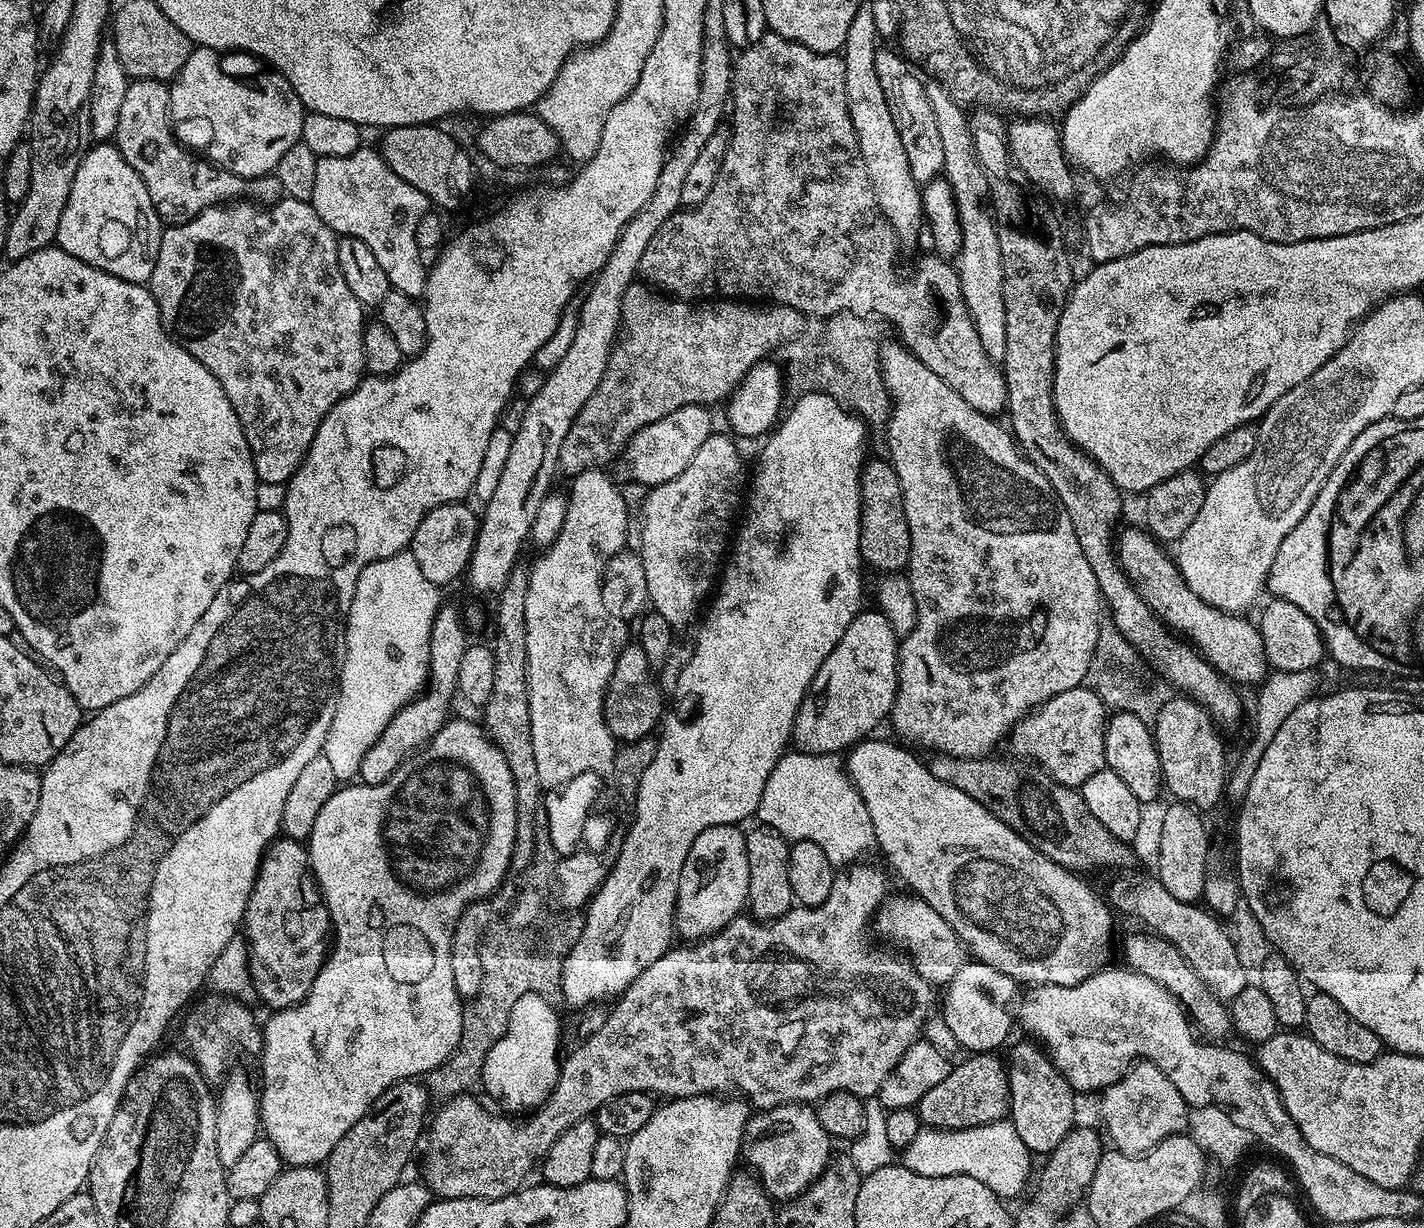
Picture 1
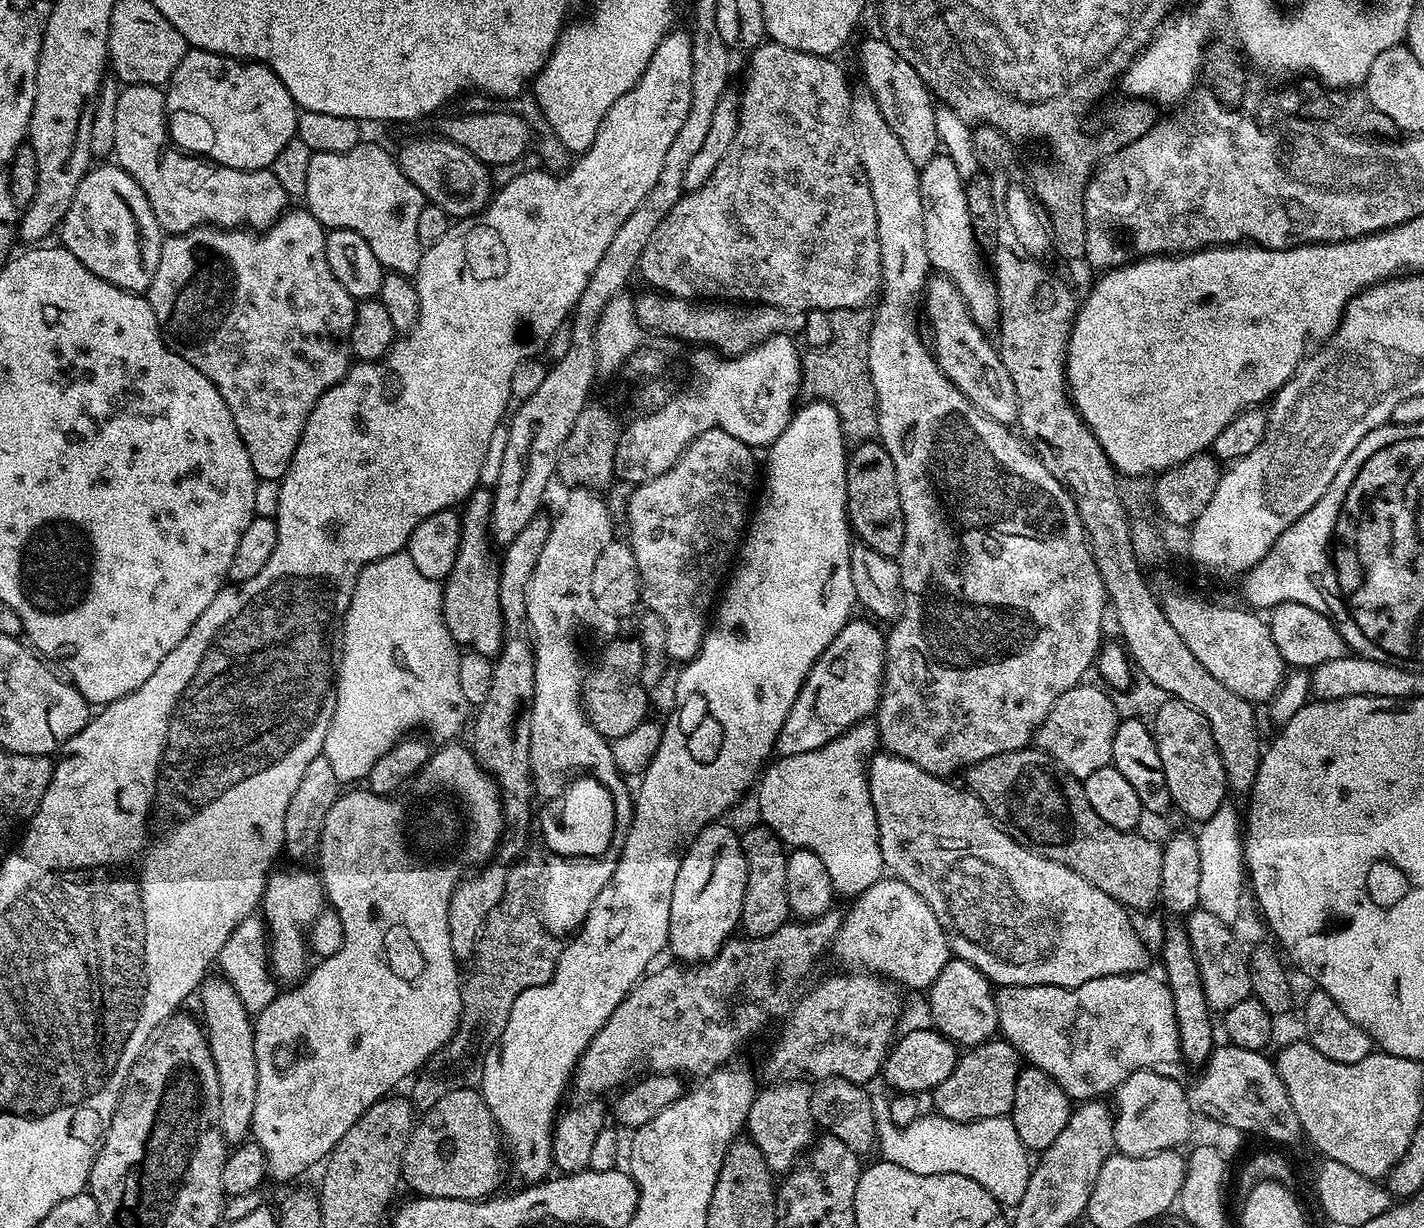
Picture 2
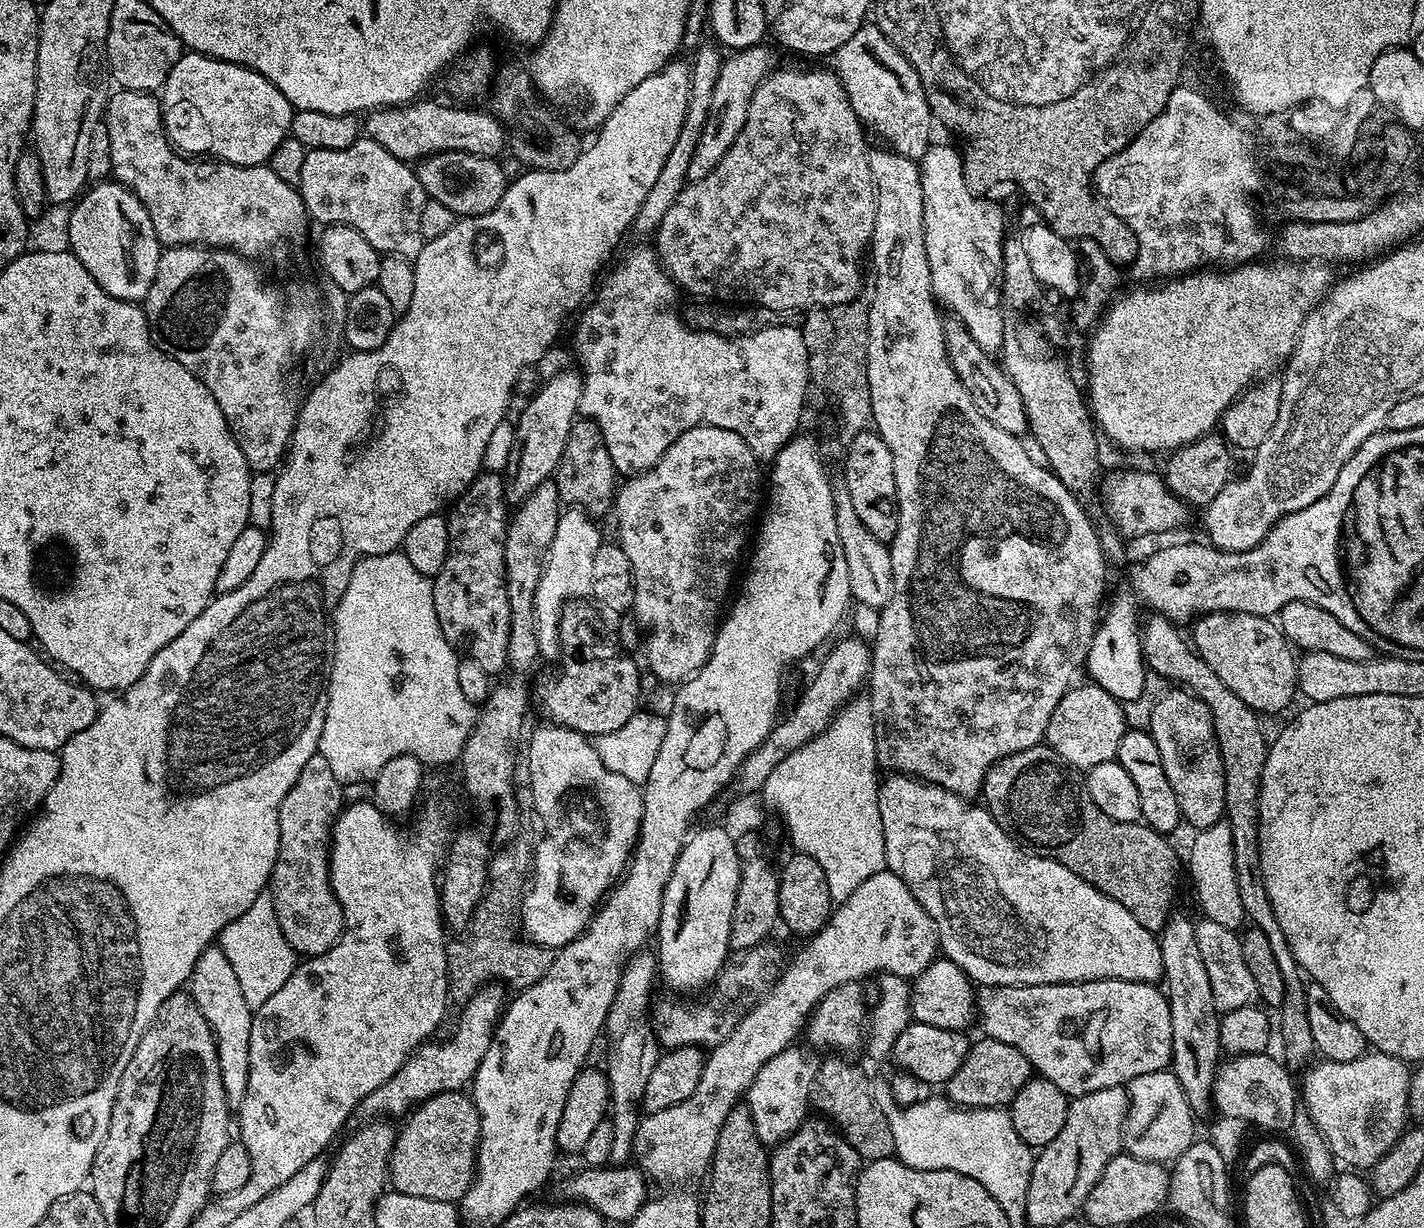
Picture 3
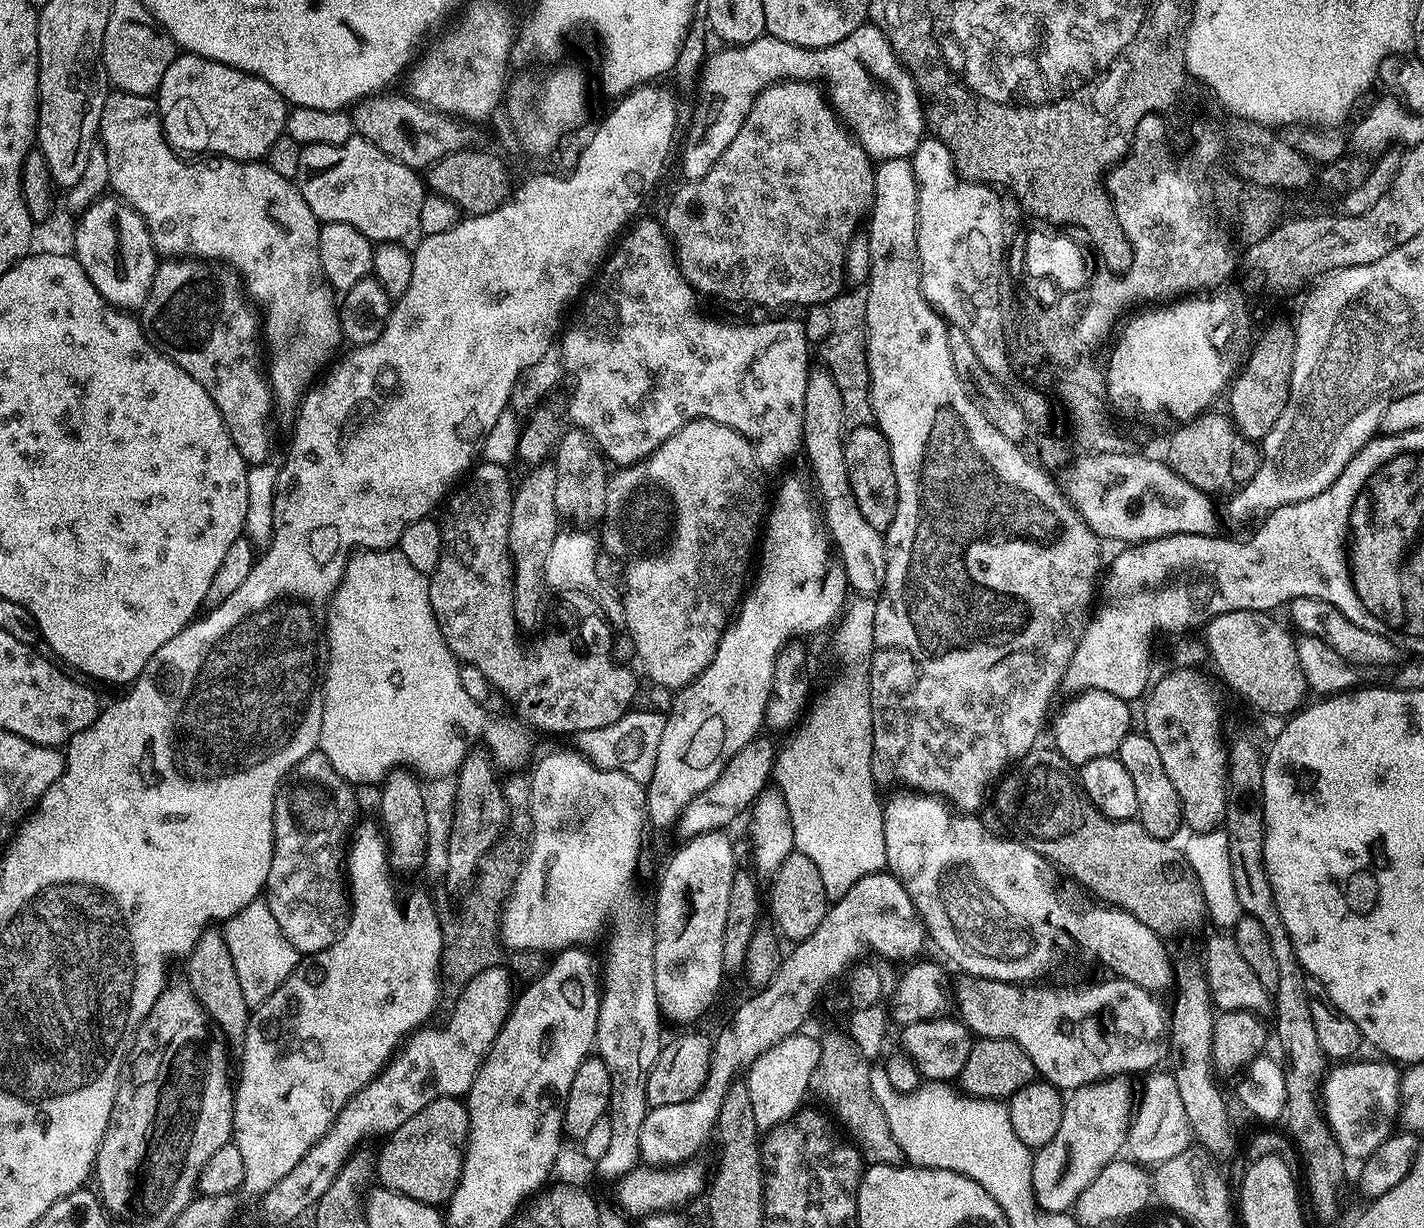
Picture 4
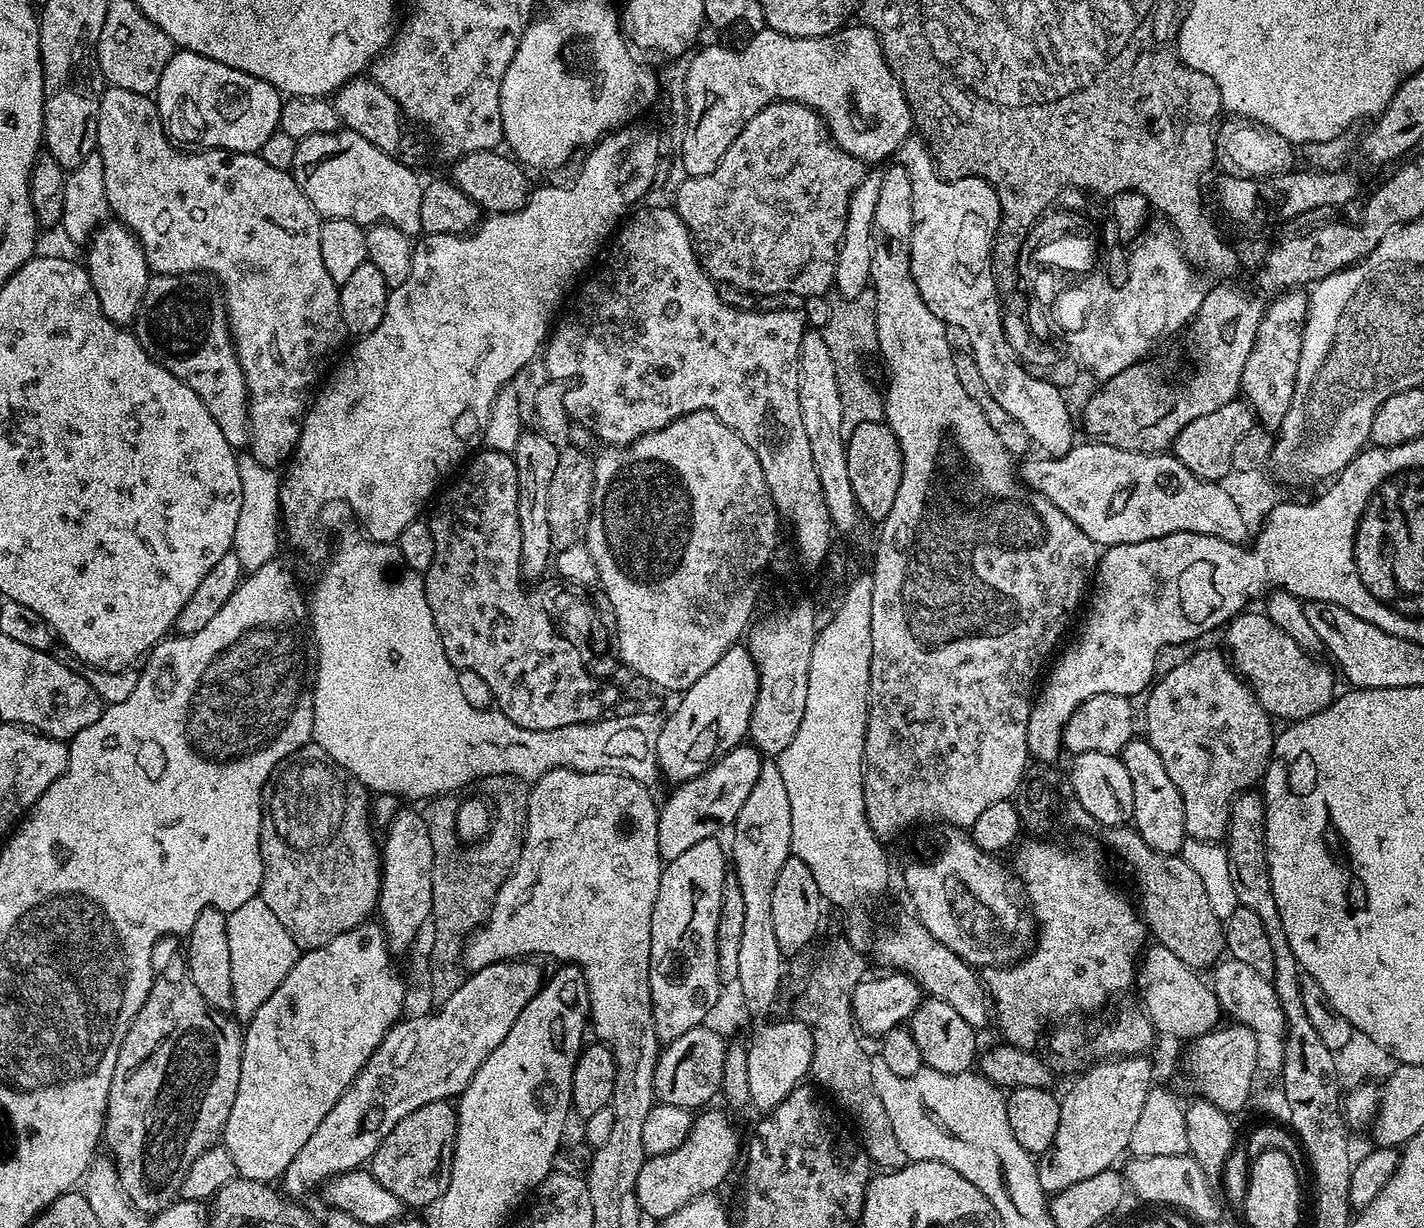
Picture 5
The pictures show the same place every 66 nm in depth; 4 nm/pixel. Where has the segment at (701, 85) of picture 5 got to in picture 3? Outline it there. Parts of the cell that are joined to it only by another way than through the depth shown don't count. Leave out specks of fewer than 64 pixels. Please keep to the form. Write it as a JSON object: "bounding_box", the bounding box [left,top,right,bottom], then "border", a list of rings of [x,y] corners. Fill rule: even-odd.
{"bounding_box":[689,22,934,181],"border":[[[868,22],[856,31],[850,42],[835,52],[835,60],[835,74],[861,125],[871,135],[873,132],[881,136],[884,139],[881,141],[890,146],[892,151],[917,162],[921,160],[934,140],[934,117],[922,82],[908,59],[888,41],[886,34],[882,34],[875,23]],[[764,47],[741,48],[733,51],[729,60],[727,57],[721,63],[718,82],[714,82],[714,96],[710,98],[710,112],[706,114],[706,124],[702,126],[702,134],[698,138],[698,144],[694,146],[694,156],[690,158],[689,181],[706,178],[710,170],[714,170],[718,162],[722,162],[734,138],[738,138],[750,110],[750,98],[754,98],[754,90],[774,68],[772,52]]]}

